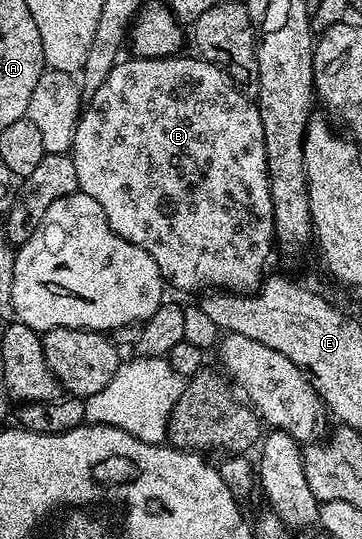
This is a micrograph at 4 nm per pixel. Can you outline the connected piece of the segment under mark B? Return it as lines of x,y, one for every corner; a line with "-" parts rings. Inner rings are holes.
174,55
172,57
133,57
125,61
118,60
103,85
95,92
93,98
87,101
81,113
81,118
75,131
75,139
71,156
75,163
78,190
84,196
95,199
99,203
101,214
107,223
123,239
135,243
159,267
162,278
169,281
177,289
185,293
202,291
228,291
231,293
251,293
260,286
266,276
265,264
269,261
269,249
274,248
273,235
273,208
271,207
271,191
269,190
269,172
265,158
265,144
263,143
263,123
256,104
244,97
242,90
229,80
218,65
200,56
185,57

